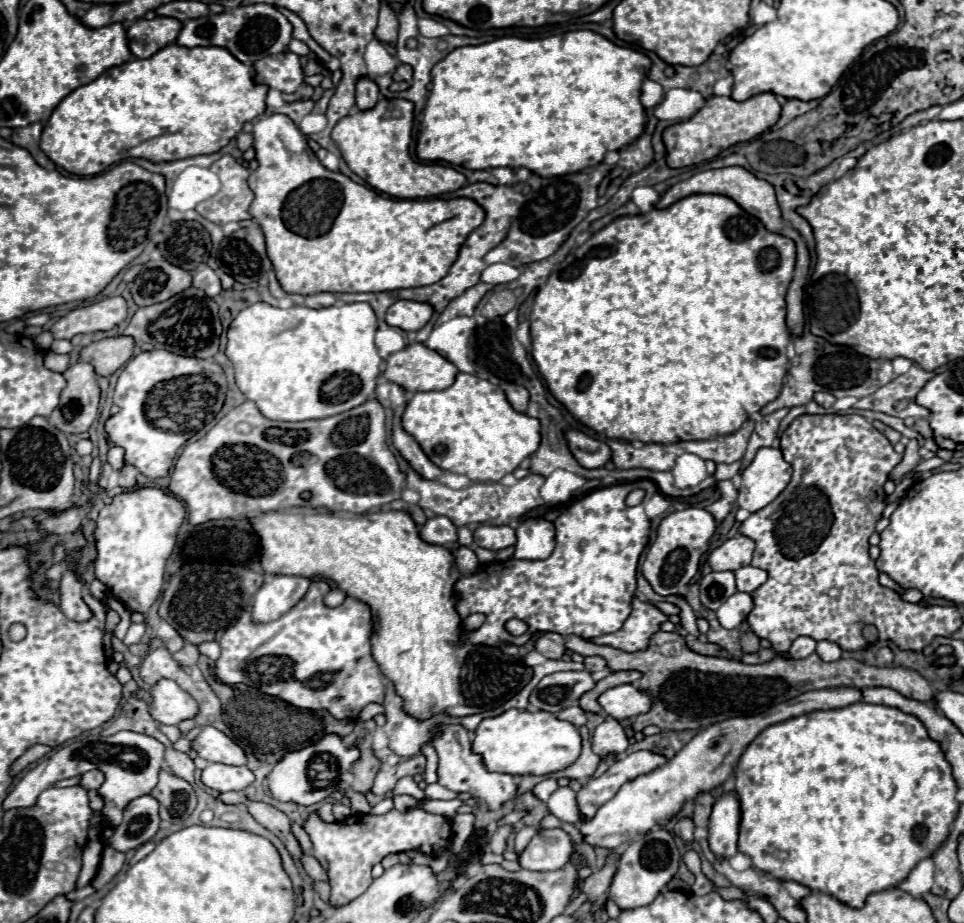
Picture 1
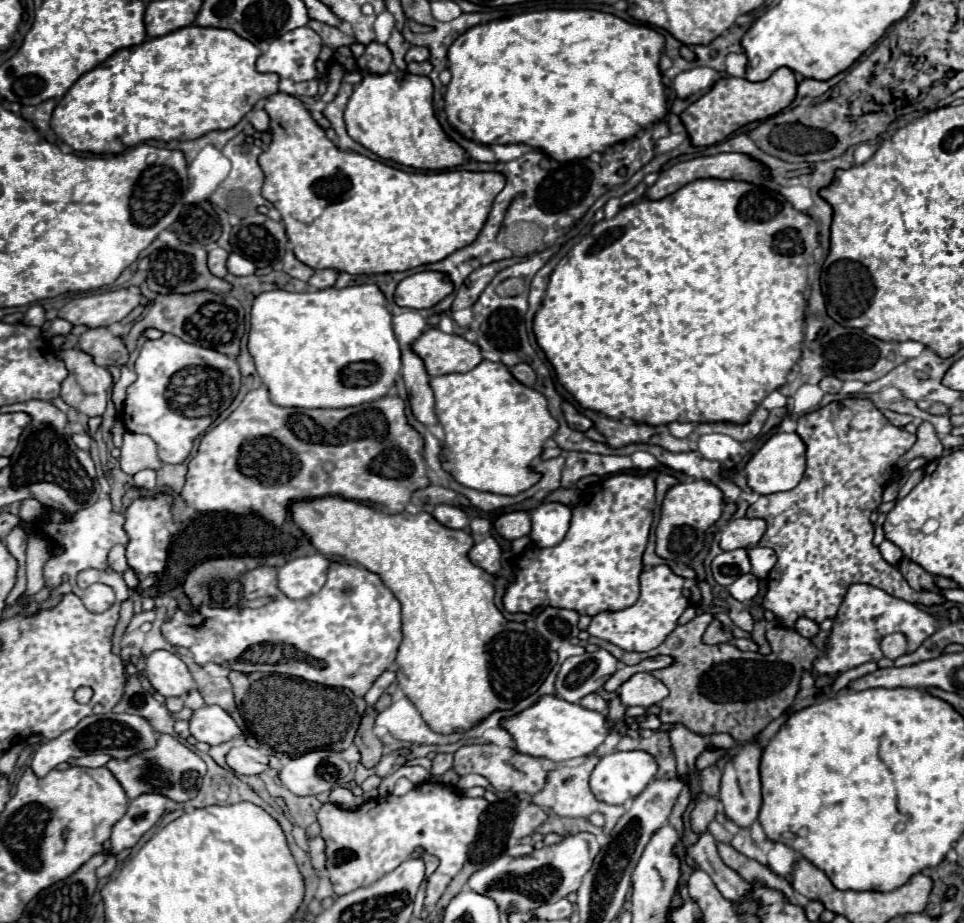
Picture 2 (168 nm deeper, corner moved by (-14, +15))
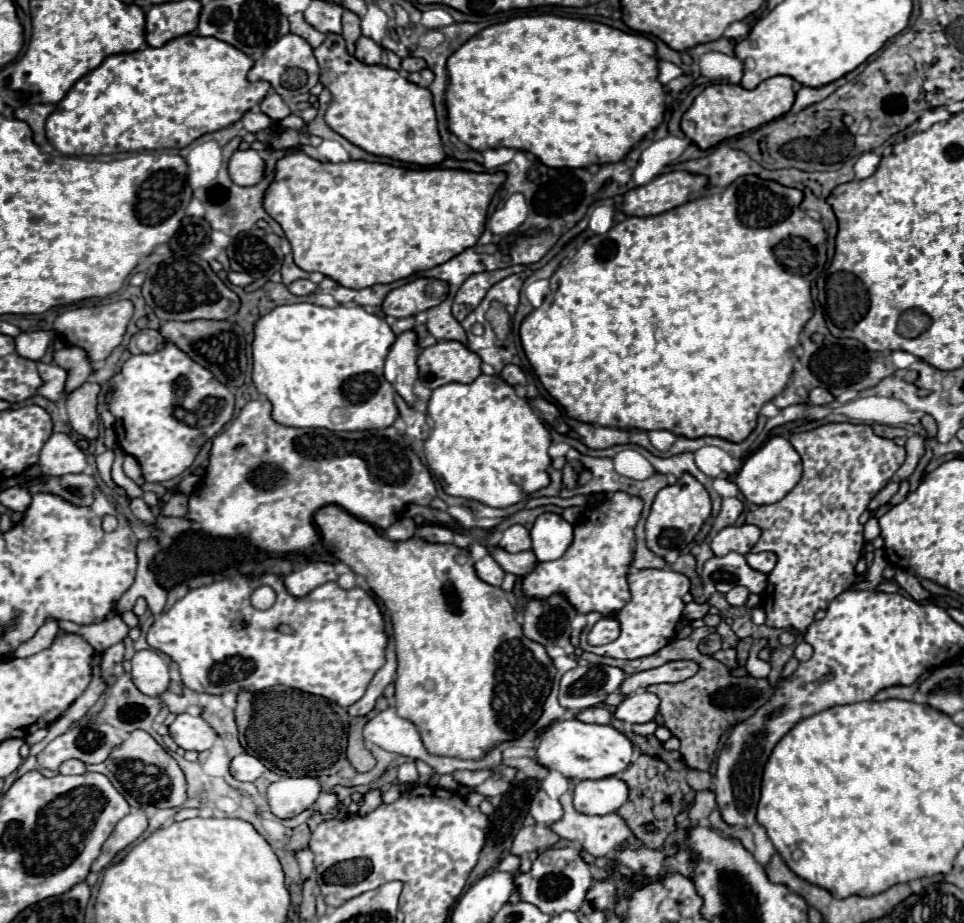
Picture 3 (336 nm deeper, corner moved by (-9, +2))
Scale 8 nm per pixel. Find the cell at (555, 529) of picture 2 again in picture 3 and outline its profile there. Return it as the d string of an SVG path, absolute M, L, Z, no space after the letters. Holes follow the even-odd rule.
M543 513L537 517L533 529L533 553L539 561L553 561L563 557L573 541L573 525L557 513Z

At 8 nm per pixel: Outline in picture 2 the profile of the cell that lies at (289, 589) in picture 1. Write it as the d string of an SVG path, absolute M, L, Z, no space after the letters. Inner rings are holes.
M313 548L289 559L282 568L278 568L280 592L292 600L318 592L322 584L326 584L328 564L328 558Z

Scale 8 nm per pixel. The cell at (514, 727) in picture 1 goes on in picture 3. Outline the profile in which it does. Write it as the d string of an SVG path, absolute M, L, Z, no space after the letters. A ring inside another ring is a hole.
M577 719L555 721L541 731L537 745L537 761L547 769L559 771L567 779L605 779L625 771L633 761L633 743L611 725L593 725Z

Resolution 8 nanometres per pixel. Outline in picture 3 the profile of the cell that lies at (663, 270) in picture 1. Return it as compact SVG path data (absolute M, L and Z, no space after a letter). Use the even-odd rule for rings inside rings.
M741 177L737 179L733 185L729 185L727 191L719 193L719 195L707 195L707 197L699 197L699 199L693 199L693 201L687 201L671 211L665 211L661 215L653 215L653 217L627 217L625 221L617 223L613 229L609 229L607 233L603 235L593 235L591 239L587 239L579 251L569 259L567 265L561 265L553 275L551 275L551 293L543 299L541 307L539 309L533 309L525 321L521 323L521 329L519 329L519 335L521 335L521 345L523 345L523 351L531 363L531 367L535 369L539 381L543 383L543 387L549 391L549 395L553 399L557 399L557 403L565 409L565 413L577 421L585 421L585 423L597 423L597 425L605 425L605 427L617 427L617 429L641 429L641 431L653 431L653 429L665 429L665 431L671 431L673 435L679 435L679 437L687 437L687 439L697 439L697 437L705 437L705 435L711 435L711 437L721 437L721 439L727 439L727 441L733 441L733 443L741 443L757 425L757 415L761 411L761 407L771 401L775 395L779 395L787 381L789 381L789 375L793 371L793 349L795 345L799 343L799 333L803 329L803 325L813 317L813 301L811 301L811 281L817 277L817 261L825 261L827 259L827 253L825 253L825 239L827 239L827 233L821 225L821 221L815 221L811 219L799 205L803 201L803 193L799 189L793 189L793 187L785 187L785 185L777 185L777 181L761 181L761 177Z

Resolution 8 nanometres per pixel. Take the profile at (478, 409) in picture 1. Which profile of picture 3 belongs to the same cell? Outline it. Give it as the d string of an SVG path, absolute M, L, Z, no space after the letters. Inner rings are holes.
M479 375L473 383L469 385L463 385L463 383L447 383L443 387L437 387L429 399L429 405L427 405L427 415L433 423L433 429L431 429L431 435L425 439L425 445L423 445L423 451L425 451L425 461L427 461L427 467L431 469L431 473L439 479L443 491L447 495L453 495L453 497L463 497L463 499L475 499L475 501L481 501L483 505L489 505L489 507L509 507L509 505L515 505L519 501L523 501L525 497L529 497L531 493L543 489L549 485L549 473L547 469L551 467L551 457L547 453L549 445L551 445L551 433L547 431L547 427L543 425L543 421L539 419L539 415L535 413L535 409L531 407L531 403L523 397L519 397L515 393L515 389L505 383L501 377L489 377L489 375Z

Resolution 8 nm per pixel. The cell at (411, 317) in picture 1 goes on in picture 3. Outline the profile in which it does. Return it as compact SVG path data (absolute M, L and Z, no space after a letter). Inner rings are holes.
M419 277L397 289L391 289L383 301L383 313L391 317L413 317L439 305L447 297L447 283L439 279Z

